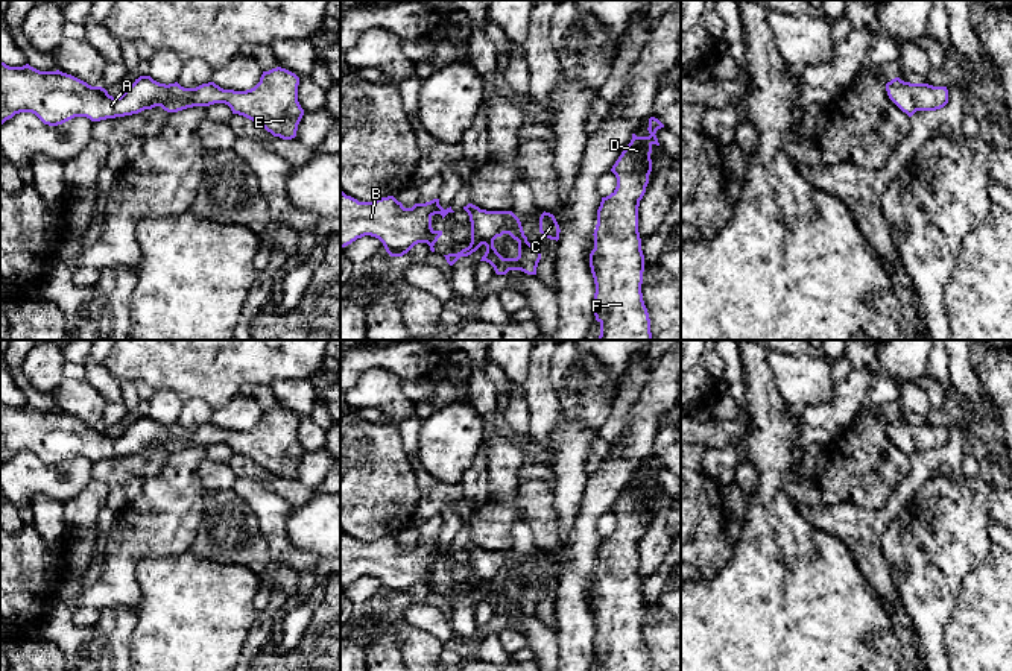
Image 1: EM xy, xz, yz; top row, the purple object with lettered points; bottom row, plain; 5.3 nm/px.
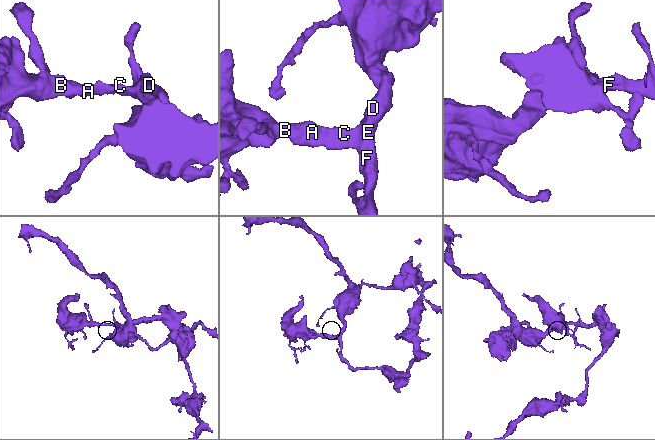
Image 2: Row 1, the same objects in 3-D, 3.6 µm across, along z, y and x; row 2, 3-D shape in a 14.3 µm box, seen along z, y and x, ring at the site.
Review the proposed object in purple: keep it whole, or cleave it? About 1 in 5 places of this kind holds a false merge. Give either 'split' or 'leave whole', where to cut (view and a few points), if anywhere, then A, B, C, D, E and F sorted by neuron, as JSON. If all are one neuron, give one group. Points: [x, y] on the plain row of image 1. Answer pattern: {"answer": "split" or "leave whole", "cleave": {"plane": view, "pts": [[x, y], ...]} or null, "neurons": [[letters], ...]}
{"answer": "leave whole", "cleave": null, "neurons": [["A", "B", "C", "D", "E", "F"]]}

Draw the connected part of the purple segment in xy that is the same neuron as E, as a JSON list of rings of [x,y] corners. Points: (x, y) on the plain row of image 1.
[[[0,401],[0,465],[20,452],[32,452],[44,465],[58,466],[74,457],[100,462],[155,446],[178,452],[225,443],[232,454],[255,462],[274,477],[292,480],[304,455],[298,425],[295,413],[277,407],[263,411],[260,422],[246,431],[223,430],[214,422],[184,428],[178,422],[166,425],[140,416],[120,437],[112,437],[105,428],[59,410],[40,411],[29,404],[9,407]]]

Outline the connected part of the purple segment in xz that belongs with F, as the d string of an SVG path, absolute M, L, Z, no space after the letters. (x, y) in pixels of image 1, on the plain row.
M650 457L649 477L632 474L631 483L611 509L617 518L617 527L609 536L602 537L597 550L590 607L596 624L594 656L600 663L600 671L650 671L650 659L641 633L644 595L638 572L638 547L652 512L652 486L659 486L655 474L661 468L664 465L658 458Z

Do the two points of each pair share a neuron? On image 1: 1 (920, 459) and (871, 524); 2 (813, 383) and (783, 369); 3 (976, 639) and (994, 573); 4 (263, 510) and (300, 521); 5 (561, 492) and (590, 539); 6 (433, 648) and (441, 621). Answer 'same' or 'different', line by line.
1: same
2: same
3: same
4: different
5: different
6: different

